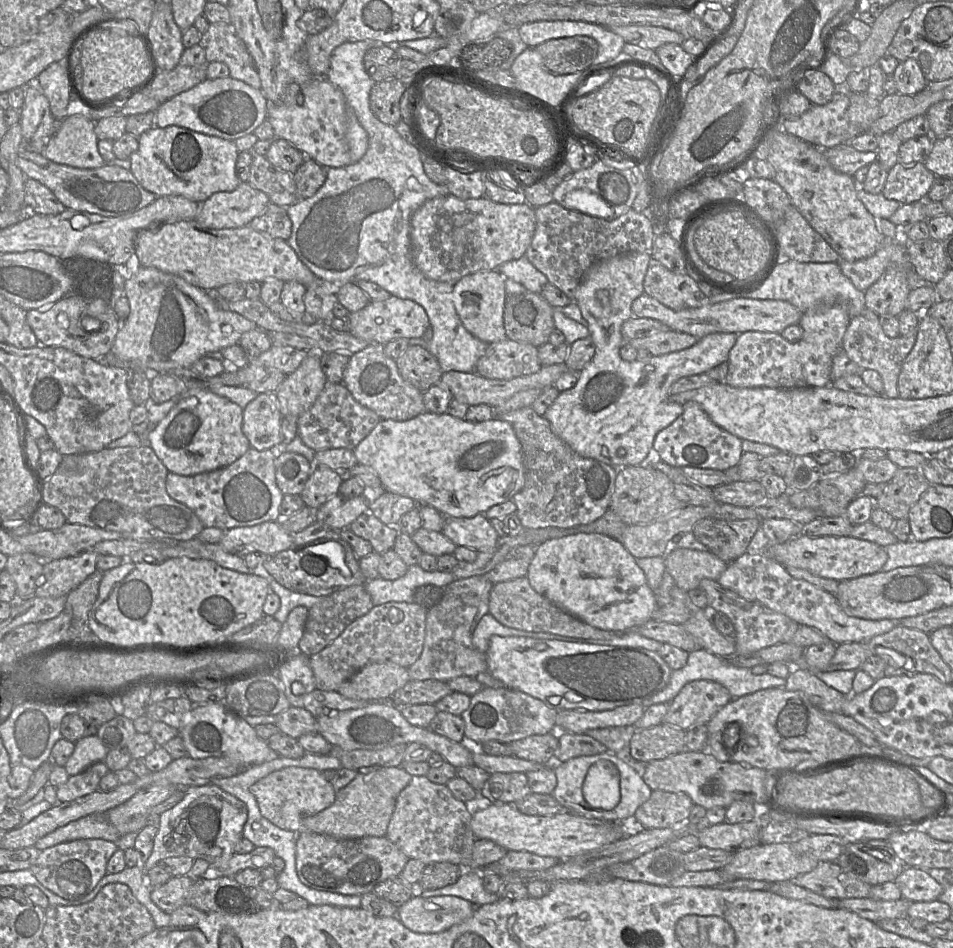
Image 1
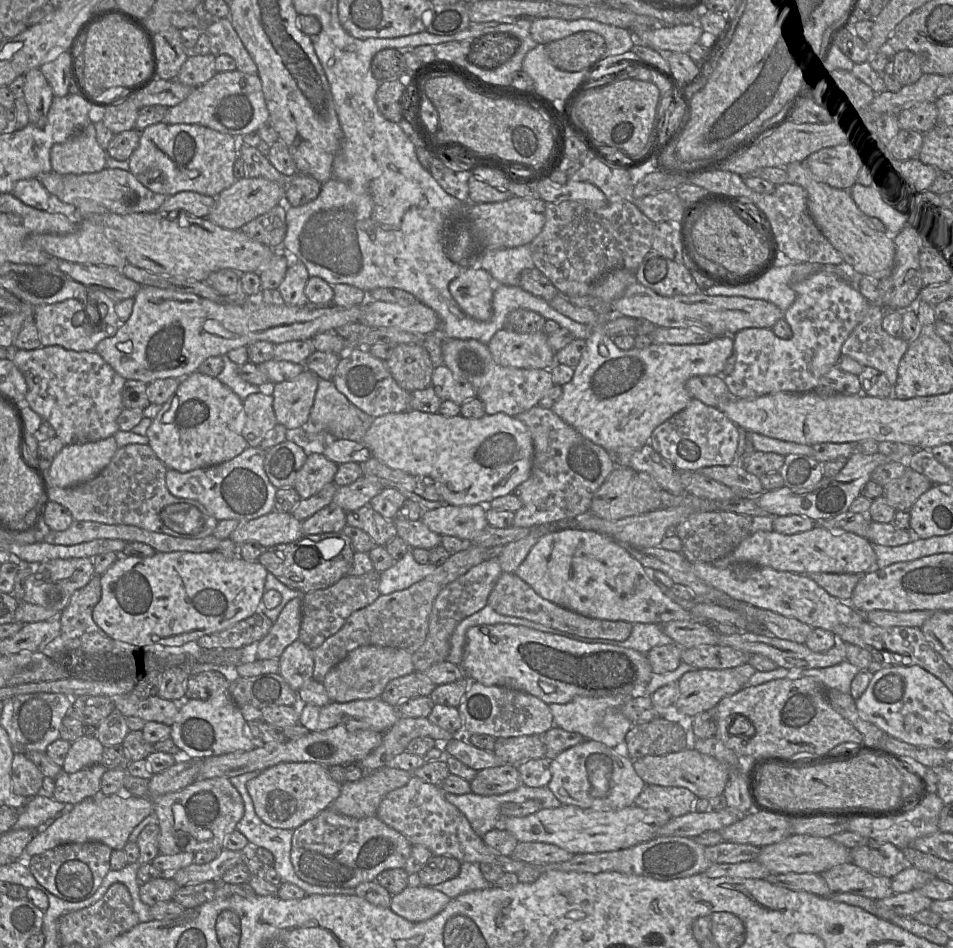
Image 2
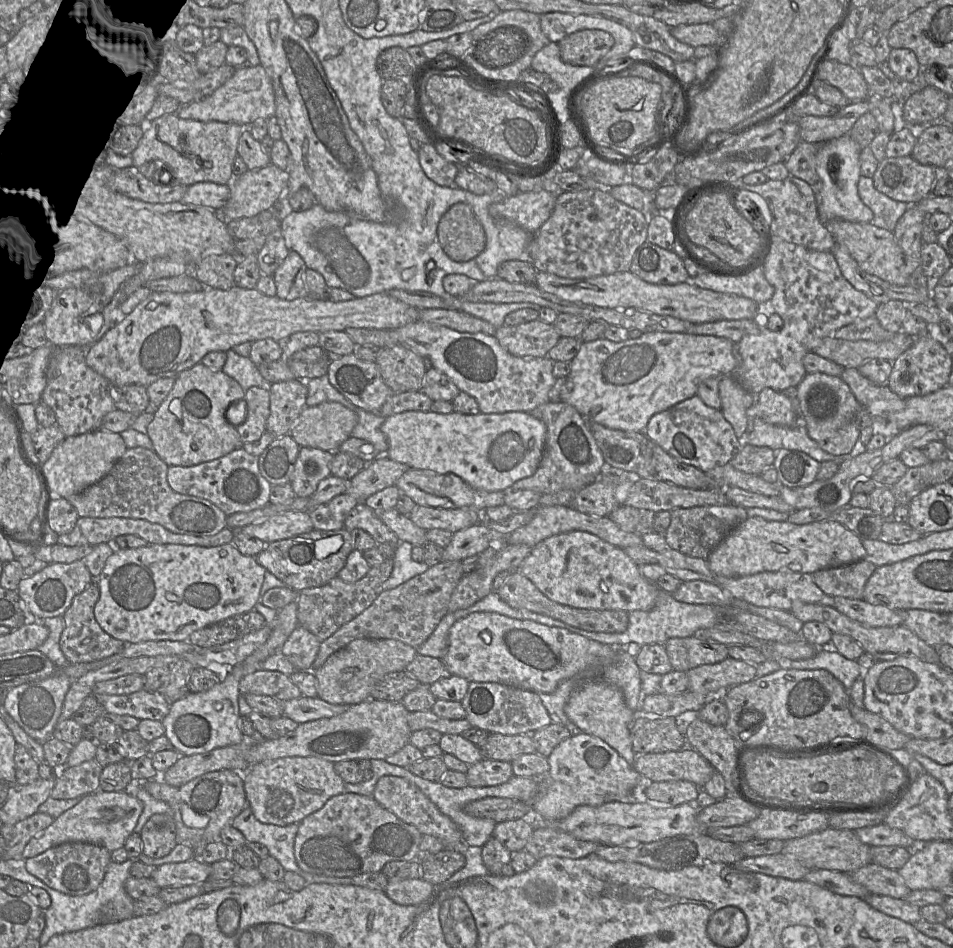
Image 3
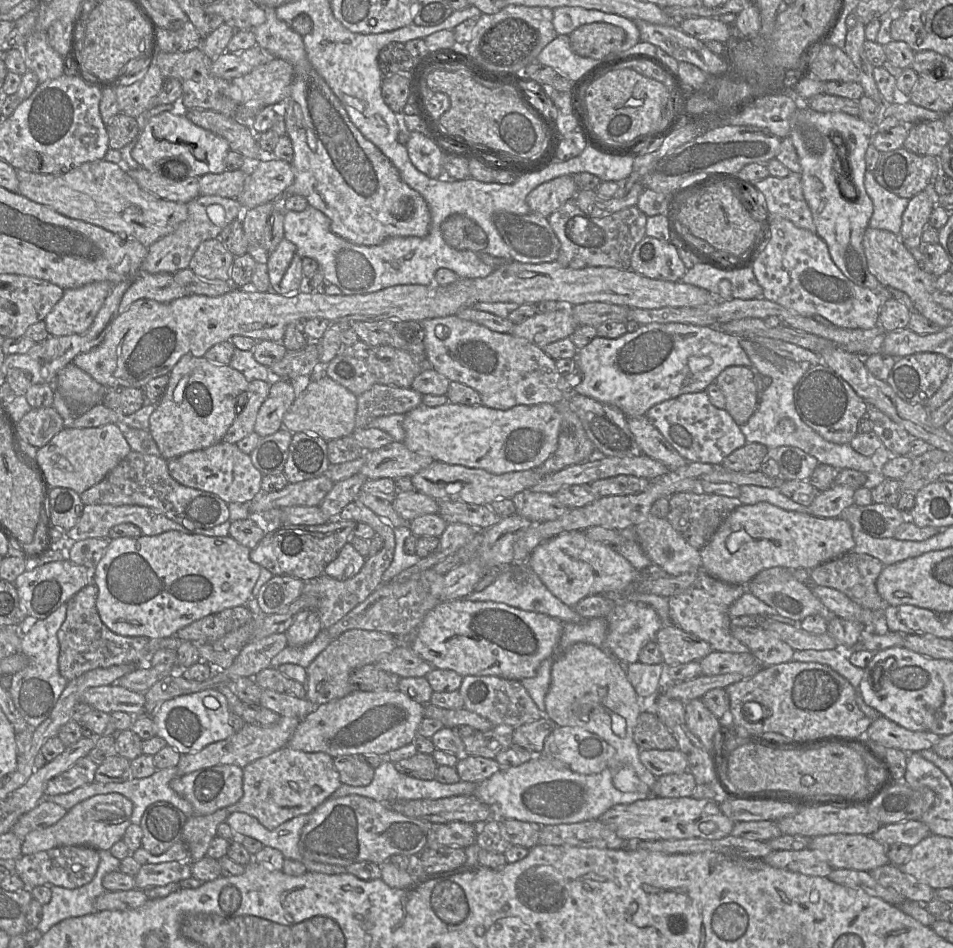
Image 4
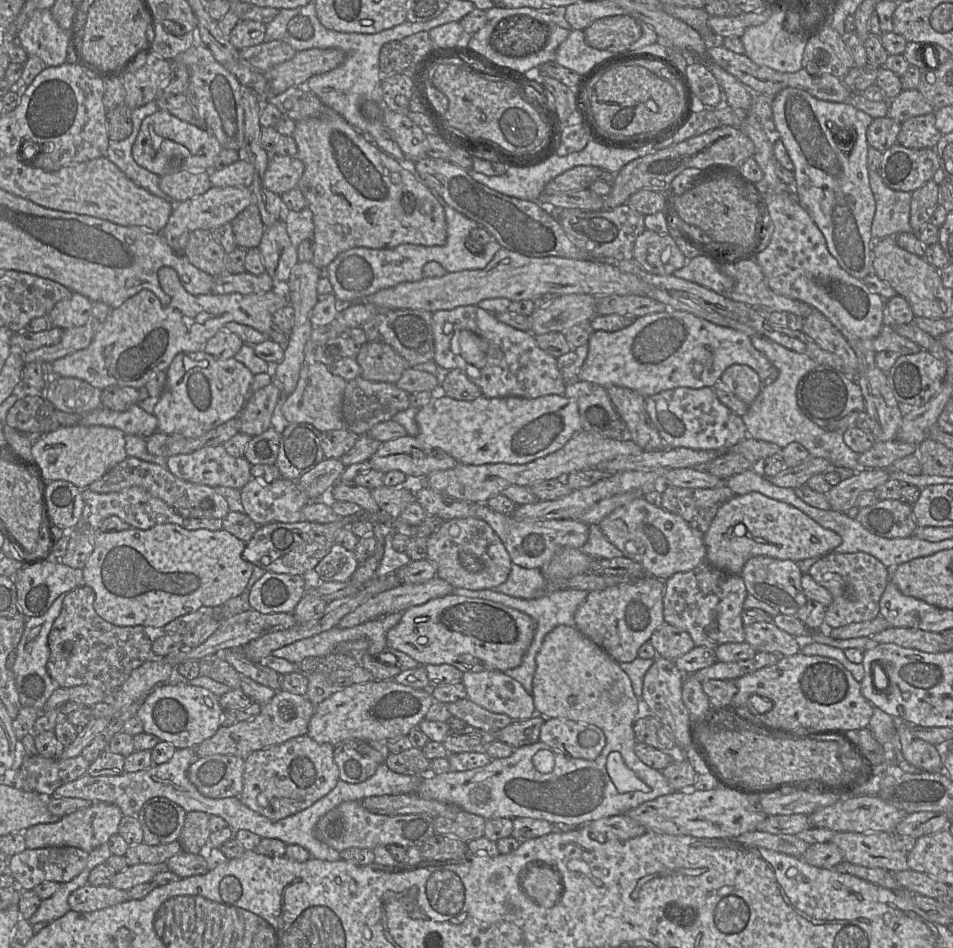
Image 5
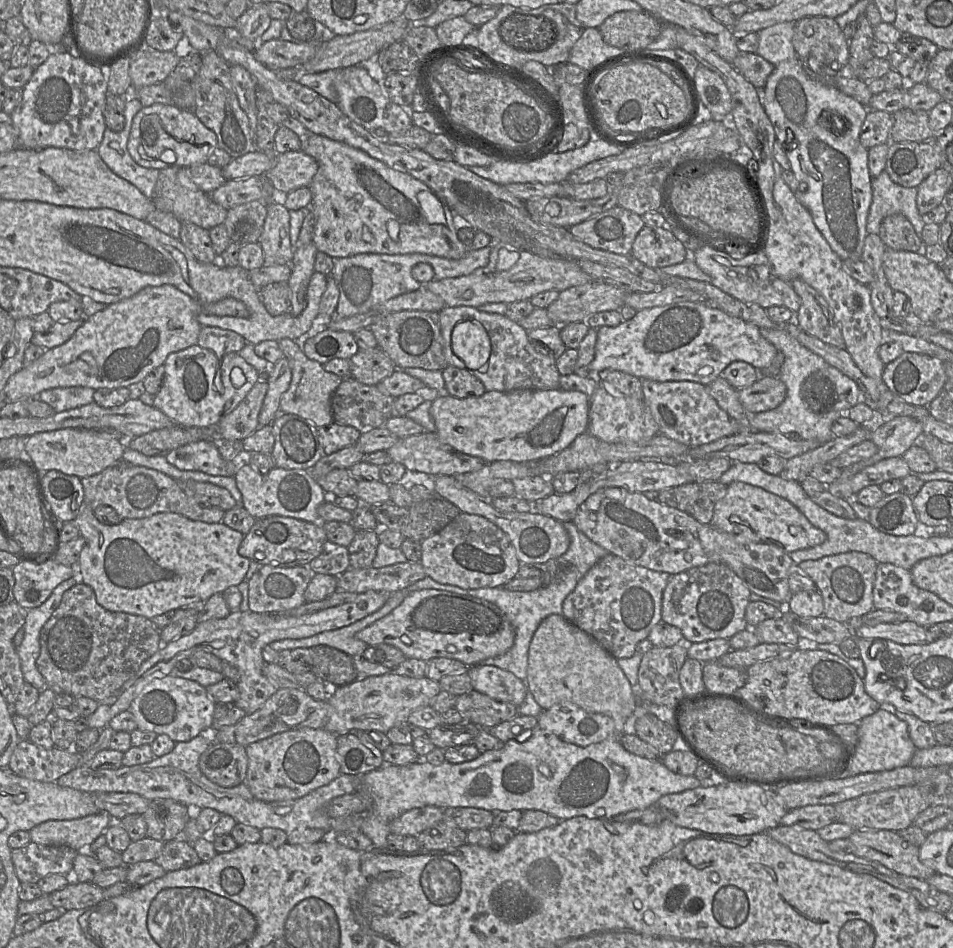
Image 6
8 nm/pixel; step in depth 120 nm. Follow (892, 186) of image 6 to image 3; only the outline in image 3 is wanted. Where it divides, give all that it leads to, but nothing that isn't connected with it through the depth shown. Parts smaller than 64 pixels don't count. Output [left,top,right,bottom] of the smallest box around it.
[858,176,910,232]

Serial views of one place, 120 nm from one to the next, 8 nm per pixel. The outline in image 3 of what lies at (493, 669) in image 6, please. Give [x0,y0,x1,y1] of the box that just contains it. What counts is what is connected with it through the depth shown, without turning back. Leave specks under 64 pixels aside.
[460,681,552,734]

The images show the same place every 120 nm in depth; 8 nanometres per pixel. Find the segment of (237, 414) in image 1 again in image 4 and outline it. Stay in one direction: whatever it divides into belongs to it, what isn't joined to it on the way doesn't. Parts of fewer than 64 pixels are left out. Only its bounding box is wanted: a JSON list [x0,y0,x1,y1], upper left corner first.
[148,355,250,461]

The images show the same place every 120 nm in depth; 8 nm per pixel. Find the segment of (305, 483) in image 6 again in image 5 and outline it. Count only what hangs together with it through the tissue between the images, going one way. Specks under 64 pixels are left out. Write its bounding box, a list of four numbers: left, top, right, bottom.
[240,477,310,526]

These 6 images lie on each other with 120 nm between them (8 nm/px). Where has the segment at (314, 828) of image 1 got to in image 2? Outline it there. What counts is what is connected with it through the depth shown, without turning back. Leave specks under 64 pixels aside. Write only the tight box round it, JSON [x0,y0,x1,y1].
[330,767,411,818]

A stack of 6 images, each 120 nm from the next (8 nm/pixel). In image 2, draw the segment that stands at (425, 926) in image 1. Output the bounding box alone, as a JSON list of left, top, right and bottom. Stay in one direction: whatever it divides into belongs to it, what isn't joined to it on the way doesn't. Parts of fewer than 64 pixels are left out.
[390,887,451,922]

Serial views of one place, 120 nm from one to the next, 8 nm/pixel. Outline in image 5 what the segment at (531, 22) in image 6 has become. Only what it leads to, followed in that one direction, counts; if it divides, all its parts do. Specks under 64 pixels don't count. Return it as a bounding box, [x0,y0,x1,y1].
[490,15,548,58]

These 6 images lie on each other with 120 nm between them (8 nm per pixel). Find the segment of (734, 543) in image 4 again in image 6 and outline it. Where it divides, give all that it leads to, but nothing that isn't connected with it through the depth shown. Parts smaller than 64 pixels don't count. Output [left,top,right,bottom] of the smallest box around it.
[711,482,827,553]

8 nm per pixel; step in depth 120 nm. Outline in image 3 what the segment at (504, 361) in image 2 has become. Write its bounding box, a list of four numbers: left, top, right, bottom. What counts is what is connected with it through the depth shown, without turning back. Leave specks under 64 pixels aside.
[495,319,561,357]

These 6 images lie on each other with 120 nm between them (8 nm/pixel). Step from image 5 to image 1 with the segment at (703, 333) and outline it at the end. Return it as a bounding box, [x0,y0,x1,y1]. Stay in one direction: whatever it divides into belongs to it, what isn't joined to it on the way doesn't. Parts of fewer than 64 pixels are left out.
[543,252,739,468]

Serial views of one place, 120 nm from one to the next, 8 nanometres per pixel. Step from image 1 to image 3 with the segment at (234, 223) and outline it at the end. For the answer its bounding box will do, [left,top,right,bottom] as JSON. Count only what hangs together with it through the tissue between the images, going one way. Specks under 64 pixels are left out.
[214,163,288,224]

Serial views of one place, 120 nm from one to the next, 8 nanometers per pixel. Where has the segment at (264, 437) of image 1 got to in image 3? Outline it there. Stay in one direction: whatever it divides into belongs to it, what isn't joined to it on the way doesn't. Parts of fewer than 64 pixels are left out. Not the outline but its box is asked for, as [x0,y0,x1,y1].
[236,387,270,444]

